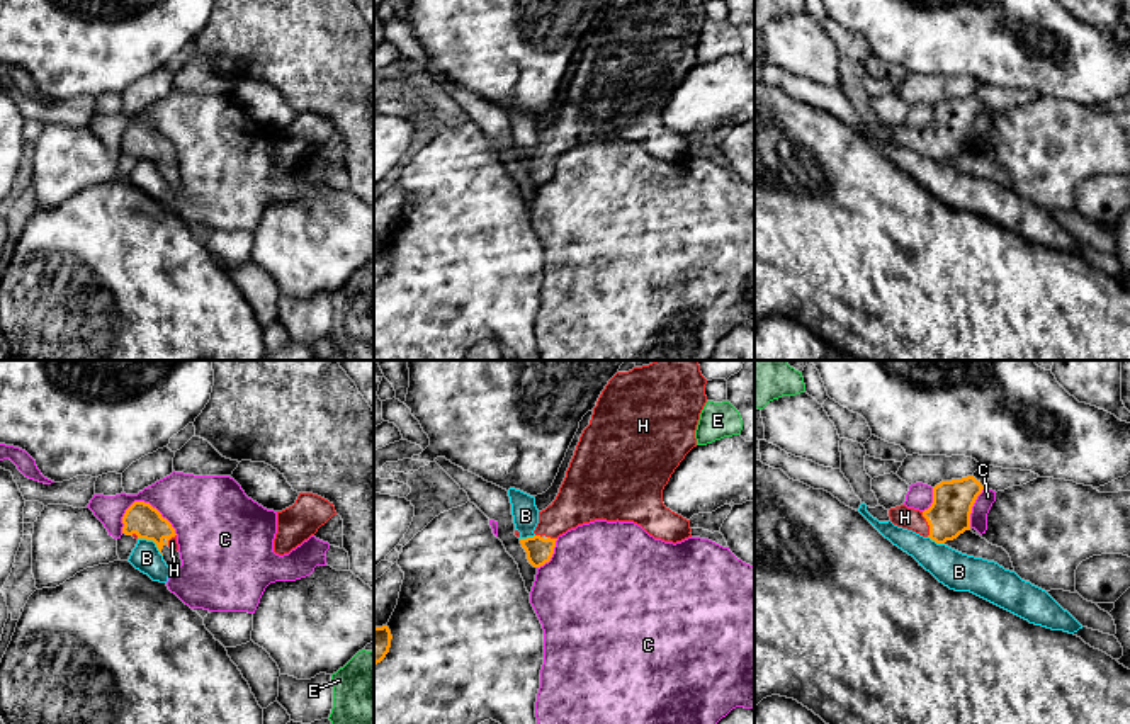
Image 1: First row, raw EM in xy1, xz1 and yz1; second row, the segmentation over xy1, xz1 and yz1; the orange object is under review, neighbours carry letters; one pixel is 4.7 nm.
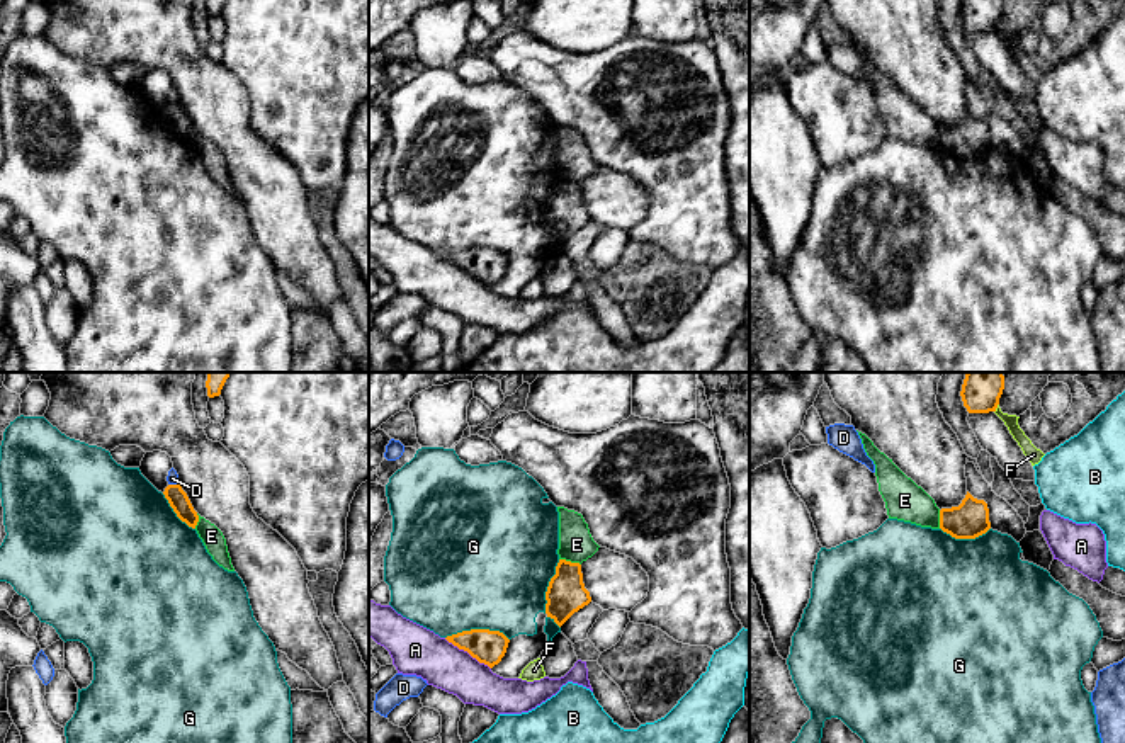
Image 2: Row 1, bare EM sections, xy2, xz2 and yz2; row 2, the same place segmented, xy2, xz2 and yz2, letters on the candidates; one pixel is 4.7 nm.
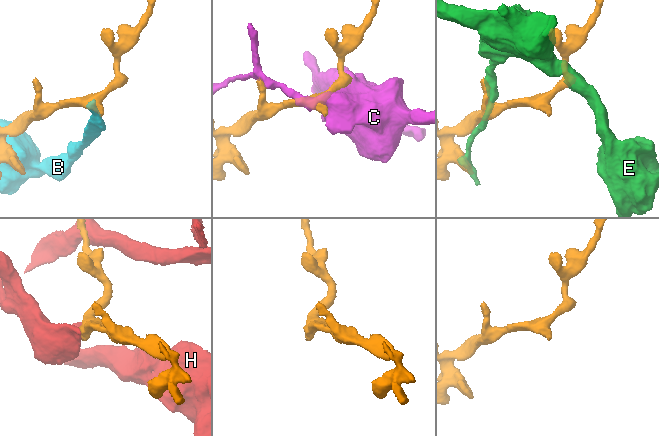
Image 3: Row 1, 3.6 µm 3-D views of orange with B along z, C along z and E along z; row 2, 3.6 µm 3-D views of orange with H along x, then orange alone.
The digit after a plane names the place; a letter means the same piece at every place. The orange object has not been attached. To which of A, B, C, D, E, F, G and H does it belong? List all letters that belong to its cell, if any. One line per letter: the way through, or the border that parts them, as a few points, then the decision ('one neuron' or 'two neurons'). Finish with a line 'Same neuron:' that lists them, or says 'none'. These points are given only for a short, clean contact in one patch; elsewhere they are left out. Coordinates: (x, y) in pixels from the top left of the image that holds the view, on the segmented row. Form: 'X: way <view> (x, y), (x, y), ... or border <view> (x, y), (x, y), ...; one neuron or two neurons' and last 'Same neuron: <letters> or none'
A: two neurons
B: border xy1 (138, 537), (150, 539), (160, 551); two neurons
C: two neurons
D: two neurons
E: two neurons
F: two neurons
G: two neurons
H: way yz1 (949, 515), (942, 522), (928, 524), (904, 517); one neuron
Same neuron: H

